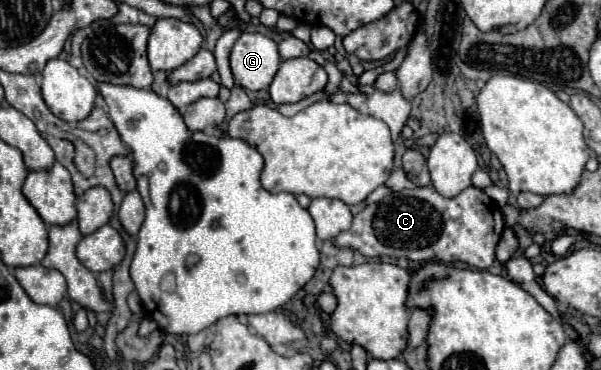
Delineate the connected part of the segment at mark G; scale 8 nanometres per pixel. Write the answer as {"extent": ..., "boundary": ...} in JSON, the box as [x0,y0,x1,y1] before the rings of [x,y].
{"extent":[231,32,281,92],"boundary":[[[243,32],[231,50],[231,72],[239,86],[259,92],[267,88],[281,64],[277,44],[259,32]]]}

